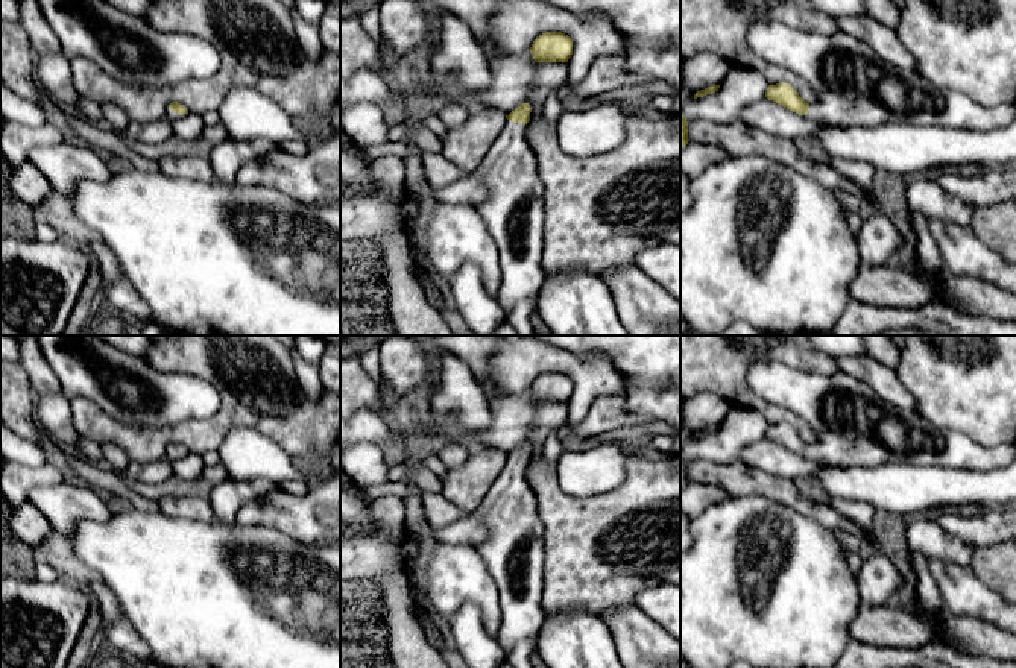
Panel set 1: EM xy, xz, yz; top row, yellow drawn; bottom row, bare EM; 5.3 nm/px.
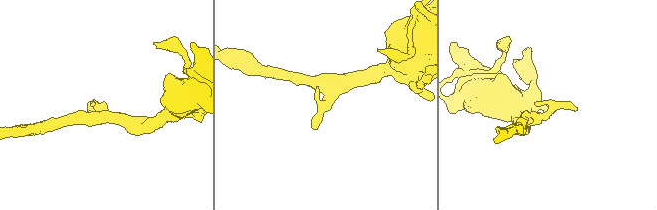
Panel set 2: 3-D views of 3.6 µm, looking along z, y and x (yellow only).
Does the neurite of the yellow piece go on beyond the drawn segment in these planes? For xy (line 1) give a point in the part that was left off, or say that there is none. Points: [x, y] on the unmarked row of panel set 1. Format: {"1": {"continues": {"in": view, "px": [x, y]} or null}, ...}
{"1": {"continues": {"in": "xy", "px": [170, 456]}}}

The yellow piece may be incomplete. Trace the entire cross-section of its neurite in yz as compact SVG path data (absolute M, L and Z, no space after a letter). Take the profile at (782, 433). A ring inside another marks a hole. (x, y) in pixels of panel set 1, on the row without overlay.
M762 360L750 367L747 380L752 390L762 399L800 418L812 430L816 442L806 443L785 422L768 425L765 437L825 466L870 468L910 463L928 468L990 471L1008 465L1016 457L1016 442L984 448L963 433L931 424L919 413L885 404L867 384L841 370L823 375L793 369L775 360Z

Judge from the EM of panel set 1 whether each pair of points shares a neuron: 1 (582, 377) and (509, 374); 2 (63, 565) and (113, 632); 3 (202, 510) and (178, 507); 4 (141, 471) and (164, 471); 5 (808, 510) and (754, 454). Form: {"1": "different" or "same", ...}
{"1": "same", "2": "same", "3": "same", "4": "same", "5": "different"}

